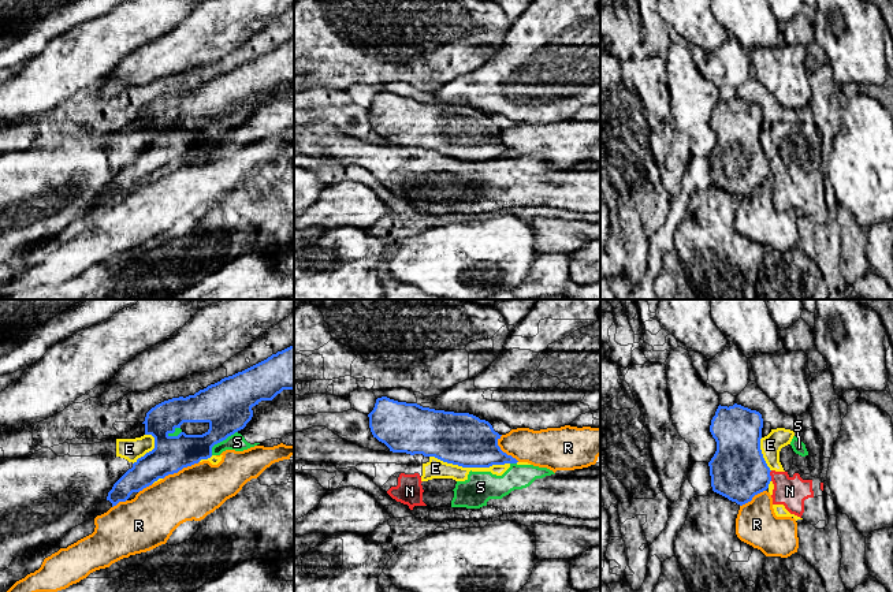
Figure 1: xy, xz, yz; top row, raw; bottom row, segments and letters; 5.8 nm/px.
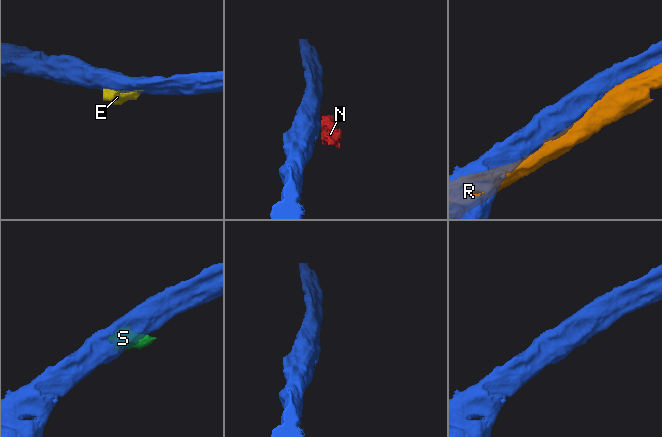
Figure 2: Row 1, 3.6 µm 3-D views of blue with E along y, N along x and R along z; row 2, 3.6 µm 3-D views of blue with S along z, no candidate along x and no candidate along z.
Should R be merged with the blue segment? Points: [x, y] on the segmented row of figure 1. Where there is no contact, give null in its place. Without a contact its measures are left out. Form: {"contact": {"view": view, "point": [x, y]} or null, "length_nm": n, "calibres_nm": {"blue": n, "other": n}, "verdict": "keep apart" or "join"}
{"contact": {"view": "xy", "point": [181, 469]}, "length_nm": 240, "calibres_nm": {"blue": 220, "other": 300}, "verdict": "keep apart"}

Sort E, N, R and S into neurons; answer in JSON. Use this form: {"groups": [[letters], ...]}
{"groups": [["E", "N", "S"], ["R"]]}

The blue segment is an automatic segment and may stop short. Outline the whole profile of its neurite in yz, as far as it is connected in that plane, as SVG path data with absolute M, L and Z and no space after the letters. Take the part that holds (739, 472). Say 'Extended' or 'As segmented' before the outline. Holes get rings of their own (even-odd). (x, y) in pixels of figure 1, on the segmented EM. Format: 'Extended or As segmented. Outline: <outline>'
As segmented. Outline: M741 405L718 406L710 432L717 442L710 476L712 491L743 506L771 481L762 450L763 418Z

